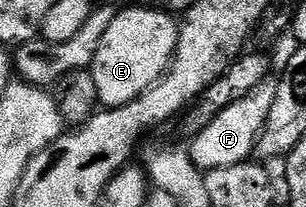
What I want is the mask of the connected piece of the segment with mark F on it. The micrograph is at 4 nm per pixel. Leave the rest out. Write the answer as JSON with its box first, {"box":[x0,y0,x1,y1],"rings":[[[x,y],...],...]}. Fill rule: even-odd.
{"box":[188,82,277,173],"rings":[[[264,82],[247,96],[241,96],[240,99],[230,103],[227,108],[215,114],[212,122],[208,122],[204,130],[197,132],[191,139],[194,141],[188,145],[190,157],[196,167],[201,168],[203,173],[207,173],[220,170],[224,166],[247,163],[255,155],[258,137],[266,129],[266,119],[272,110],[277,89],[277,83]]]}

